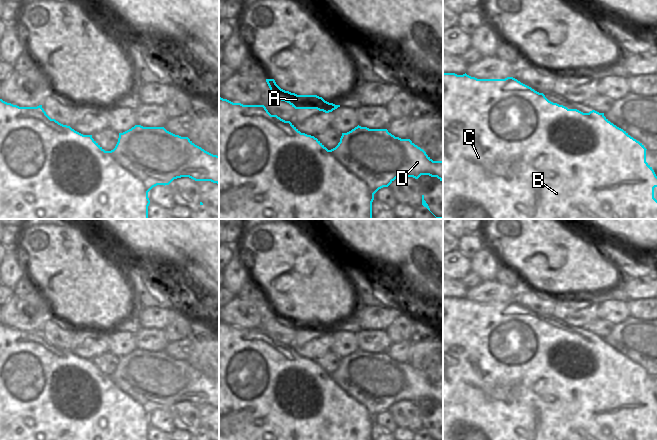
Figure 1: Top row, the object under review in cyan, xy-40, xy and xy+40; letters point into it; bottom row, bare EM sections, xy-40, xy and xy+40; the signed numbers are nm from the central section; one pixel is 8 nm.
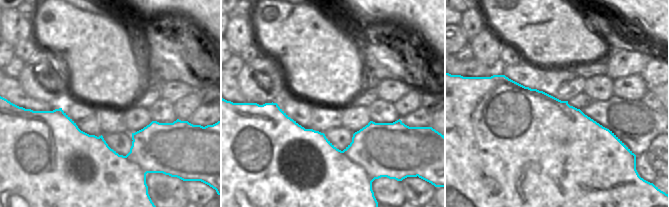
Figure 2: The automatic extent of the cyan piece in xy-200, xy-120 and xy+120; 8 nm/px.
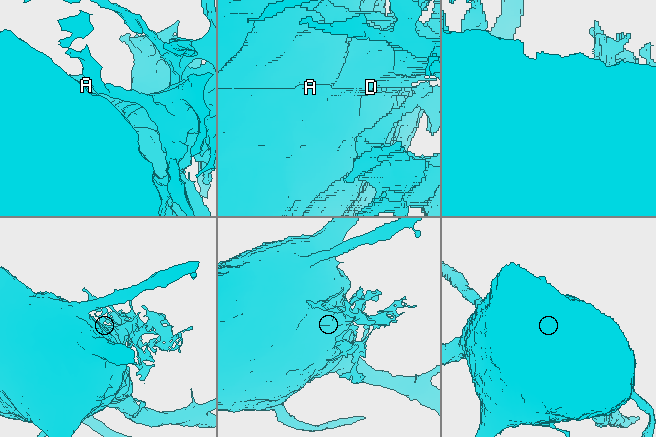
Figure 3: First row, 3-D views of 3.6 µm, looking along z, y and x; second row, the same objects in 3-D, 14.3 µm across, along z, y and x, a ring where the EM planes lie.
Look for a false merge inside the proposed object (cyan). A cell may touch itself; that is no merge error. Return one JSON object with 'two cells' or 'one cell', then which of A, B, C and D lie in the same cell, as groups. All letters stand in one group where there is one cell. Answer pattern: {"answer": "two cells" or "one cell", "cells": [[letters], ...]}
{"answer": "two cells", "cells": [["A", "B", "C"], ["D"]]}

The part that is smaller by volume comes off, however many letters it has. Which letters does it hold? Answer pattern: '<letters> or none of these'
D

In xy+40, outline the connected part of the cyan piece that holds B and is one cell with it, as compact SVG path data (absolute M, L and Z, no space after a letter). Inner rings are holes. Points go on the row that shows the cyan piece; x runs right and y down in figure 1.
M443 73L443 219L657 219L657 200L654 198L654 189L651 189L647 193L644 192L644 182L641 177L621 177L616 169L610 174L609 179L605 179L600 176L600 164L598 162L598 143L594 142L589 135L589 132L585 132L583 135L586 138L586 145L577 147L573 151L566 152L563 149L559 149L552 140L552 134L550 128L566 120L566 114L568 108L549 101L543 93L539 93L531 87L521 83L513 77L507 77L505 79L477 79L471 77L466 73L463 75L457 75L455 73ZM583 151L594 151L594 154L589 159L584 157Z

